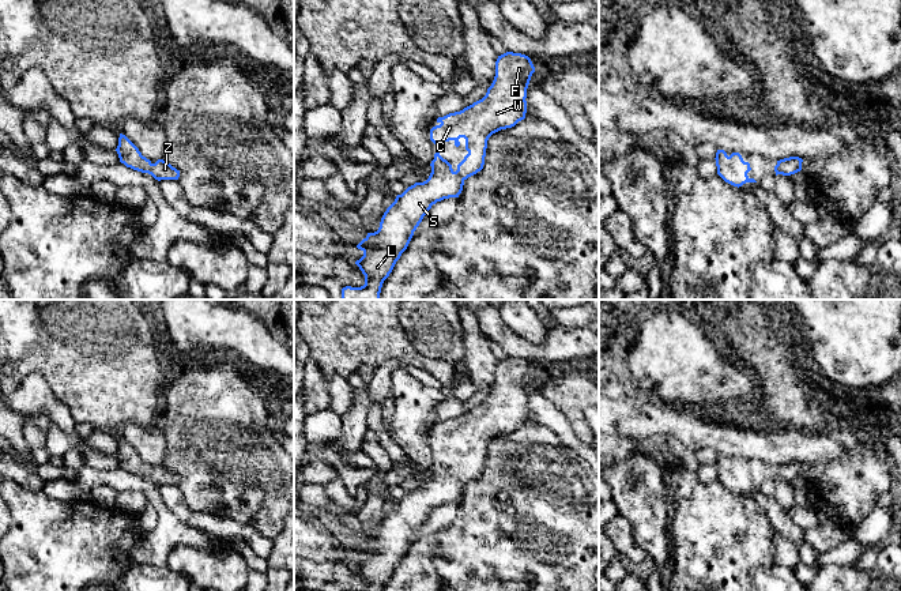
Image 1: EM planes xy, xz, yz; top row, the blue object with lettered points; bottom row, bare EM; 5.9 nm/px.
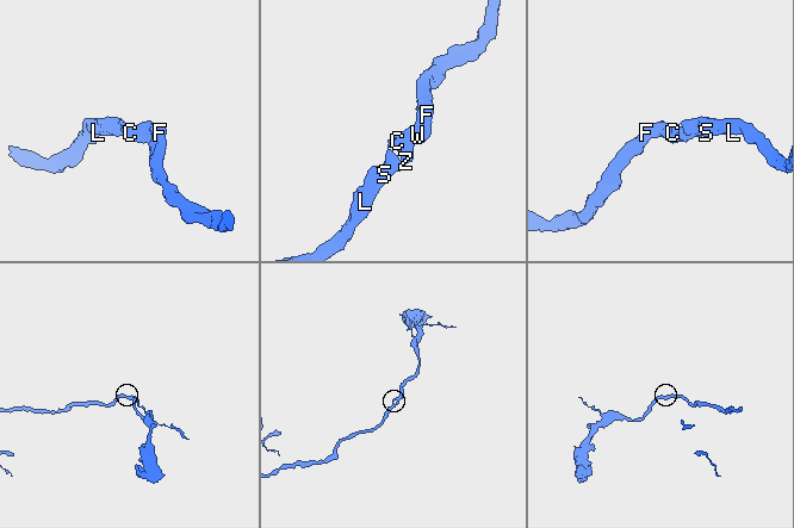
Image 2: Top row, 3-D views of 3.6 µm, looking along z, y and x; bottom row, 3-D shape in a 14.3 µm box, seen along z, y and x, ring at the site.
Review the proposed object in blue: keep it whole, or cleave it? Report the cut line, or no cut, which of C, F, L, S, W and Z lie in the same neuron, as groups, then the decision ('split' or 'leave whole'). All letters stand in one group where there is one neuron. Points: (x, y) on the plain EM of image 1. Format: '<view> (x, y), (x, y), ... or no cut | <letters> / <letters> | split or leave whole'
no cut | C F L S W Z | leave whole

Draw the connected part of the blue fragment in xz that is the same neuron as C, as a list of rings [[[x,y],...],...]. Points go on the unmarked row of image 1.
[[[506,357],[498,361],[494,385],[482,404],[437,424],[430,445],[437,451],[453,445],[459,452],[459,444],[464,443],[468,459],[455,477],[437,456],[429,483],[397,500],[384,517],[378,535],[367,538],[357,550],[363,557],[355,566],[365,580],[363,591],[382,591],[431,511],[459,502],[464,486],[483,474],[489,443],[525,424],[527,394],[534,377],[528,361]]]

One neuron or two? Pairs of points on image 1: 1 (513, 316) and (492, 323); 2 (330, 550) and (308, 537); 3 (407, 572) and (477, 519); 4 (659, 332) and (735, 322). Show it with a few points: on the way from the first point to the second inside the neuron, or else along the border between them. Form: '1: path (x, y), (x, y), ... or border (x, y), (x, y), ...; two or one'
1: border (498, 313), (513, 331), (527, 339); two
2: path (324, 549), (313, 542); one
3: border (437, 533), (434, 568), (441, 576); two
4: border (683, 316), (694, 323), (707, 337); two

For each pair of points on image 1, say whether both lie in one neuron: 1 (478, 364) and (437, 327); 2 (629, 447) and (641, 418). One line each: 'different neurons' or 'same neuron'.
1: different neurons
2: different neurons

